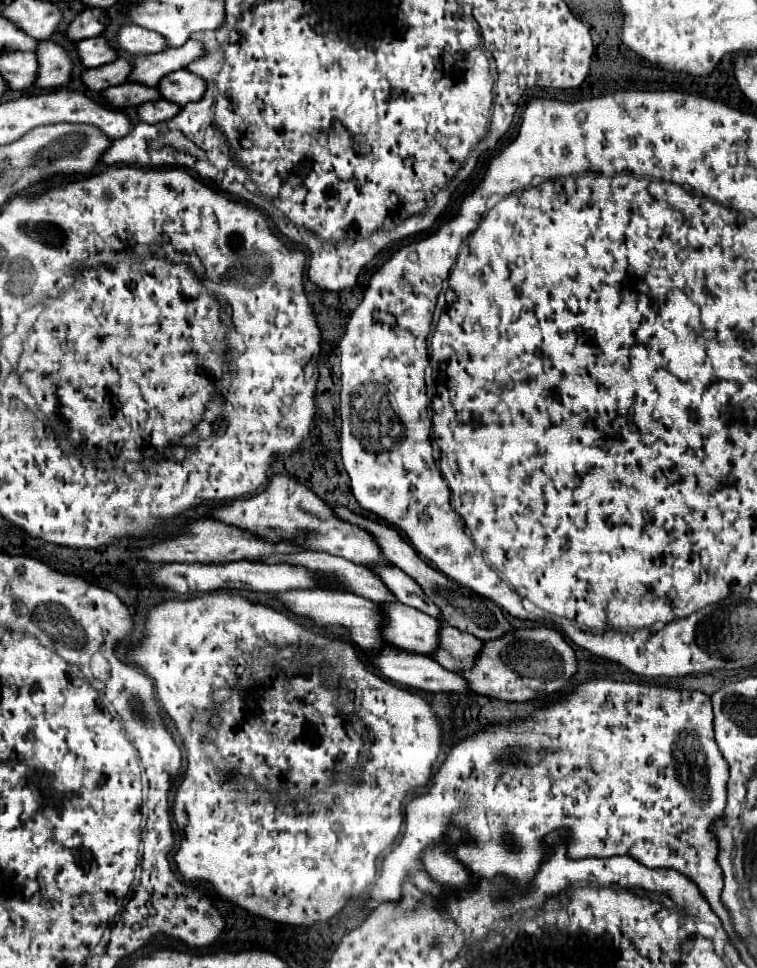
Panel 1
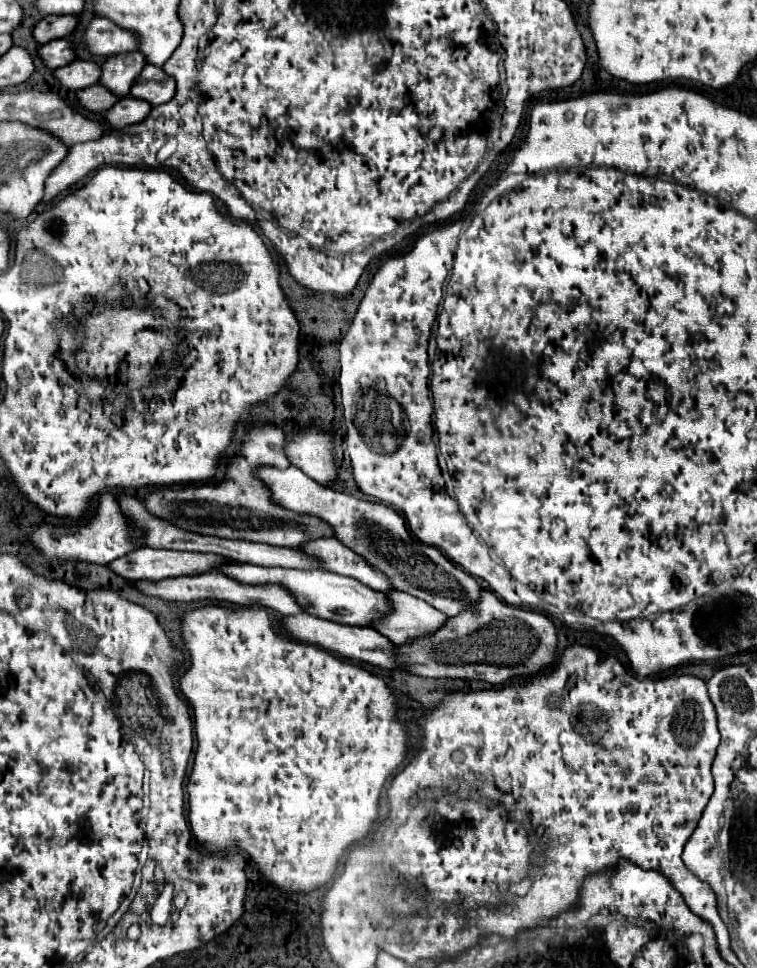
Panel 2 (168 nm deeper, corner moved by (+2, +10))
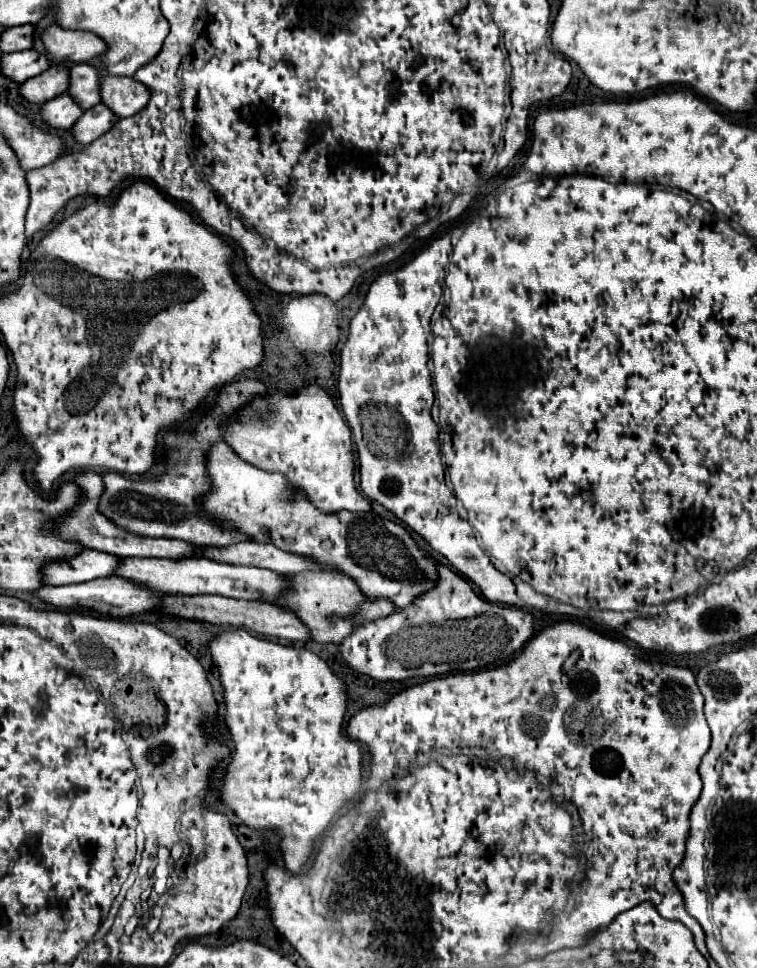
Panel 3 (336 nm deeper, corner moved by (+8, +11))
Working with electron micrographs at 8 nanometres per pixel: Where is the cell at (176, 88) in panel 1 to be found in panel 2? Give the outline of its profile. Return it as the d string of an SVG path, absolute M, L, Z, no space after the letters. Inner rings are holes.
M149 64L143 68L143 72L139 74L139 78L131 88L133 98L143 98L153 106L169 102L173 94L175 94L173 78L169 78L169 74L165 74L163 68L149 66Z

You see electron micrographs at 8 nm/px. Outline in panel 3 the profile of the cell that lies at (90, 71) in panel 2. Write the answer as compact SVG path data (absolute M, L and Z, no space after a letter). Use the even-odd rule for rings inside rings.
M49 67L47 71L27 79L19 87L19 95L29 103L47 103L69 87L69 73L63 67Z

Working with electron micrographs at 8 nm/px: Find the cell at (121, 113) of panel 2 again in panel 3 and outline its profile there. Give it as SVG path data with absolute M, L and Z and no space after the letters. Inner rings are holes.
M95 105L89 111L85 111L79 121L71 127L71 135L79 145L89 145L103 133L107 133L119 119L105 107L105 105Z

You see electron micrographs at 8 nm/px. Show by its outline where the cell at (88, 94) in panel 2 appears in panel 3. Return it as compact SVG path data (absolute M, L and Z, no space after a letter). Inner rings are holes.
M63 93L63 95L43 103L39 113L41 113L43 123L47 123L49 127L53 127L57 131L63 131L63 129L71 129L83 111L71 101L71 97L67 93Z

